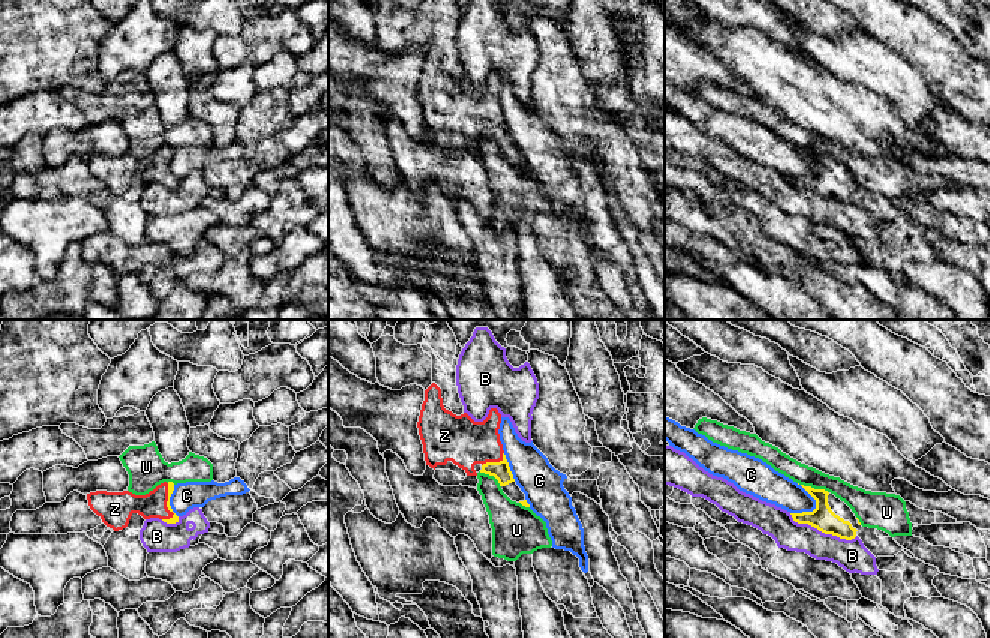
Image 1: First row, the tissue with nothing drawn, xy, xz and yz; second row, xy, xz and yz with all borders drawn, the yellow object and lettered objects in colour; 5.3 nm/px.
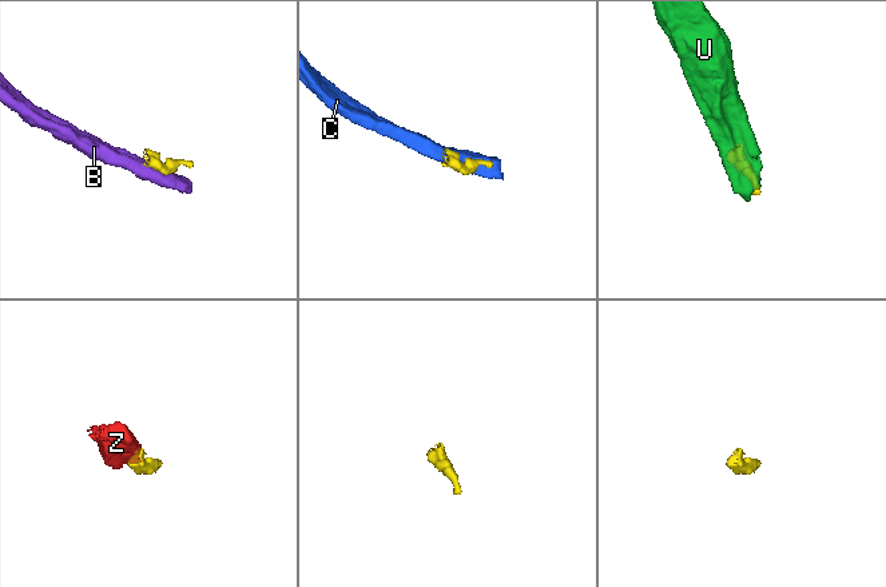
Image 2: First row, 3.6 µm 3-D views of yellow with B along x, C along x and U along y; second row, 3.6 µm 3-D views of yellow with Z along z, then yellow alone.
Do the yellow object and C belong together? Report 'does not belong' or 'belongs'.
does not belong

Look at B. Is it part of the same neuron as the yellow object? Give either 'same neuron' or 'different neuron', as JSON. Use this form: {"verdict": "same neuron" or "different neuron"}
{"verdict": "different neuron"}

